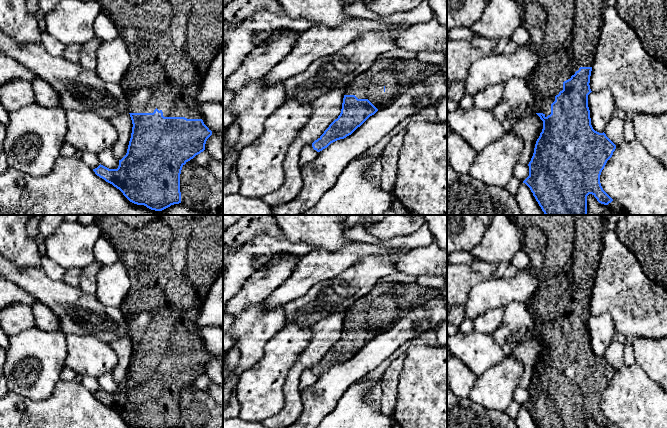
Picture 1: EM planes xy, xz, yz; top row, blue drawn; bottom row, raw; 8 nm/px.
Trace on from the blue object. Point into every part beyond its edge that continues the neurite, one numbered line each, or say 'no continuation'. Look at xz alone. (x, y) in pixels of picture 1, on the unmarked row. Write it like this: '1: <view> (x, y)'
1: xz (397, 299)

